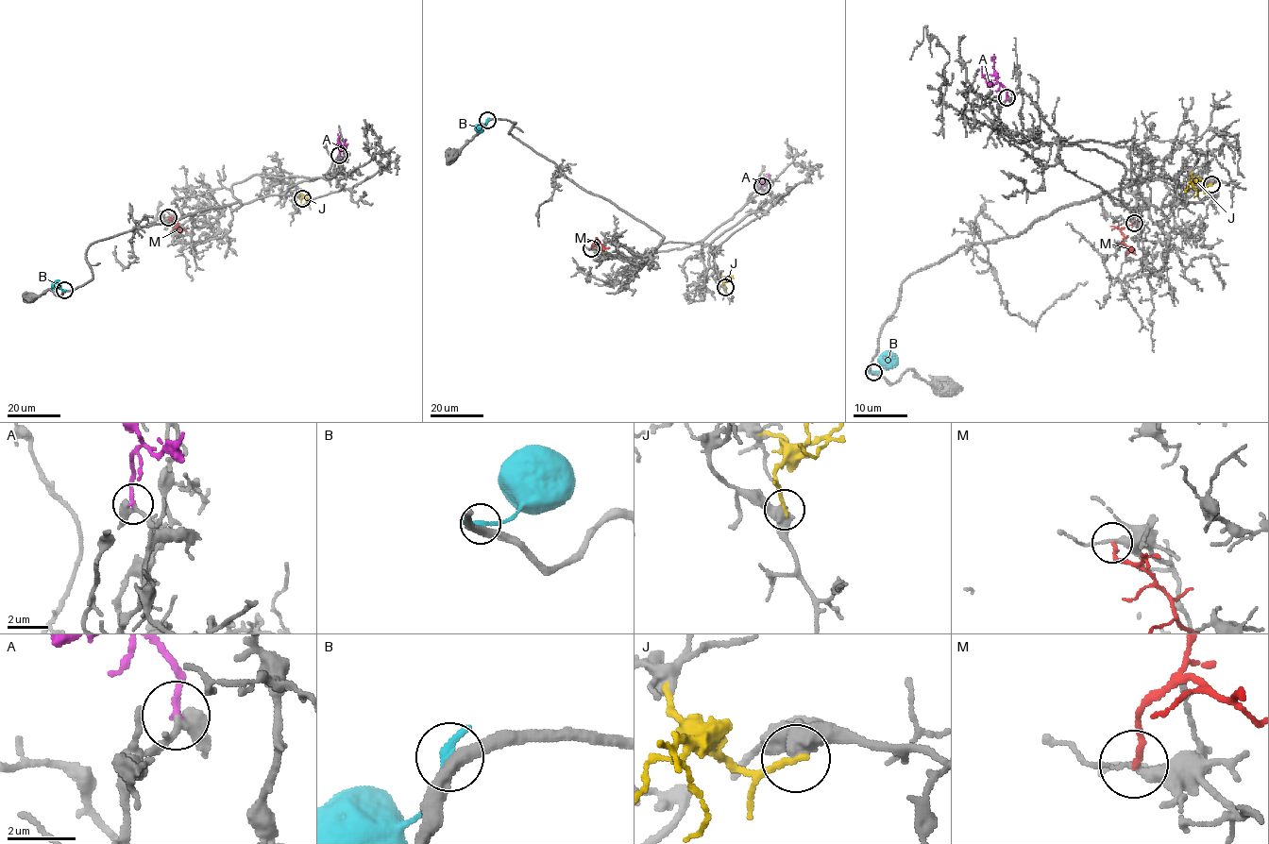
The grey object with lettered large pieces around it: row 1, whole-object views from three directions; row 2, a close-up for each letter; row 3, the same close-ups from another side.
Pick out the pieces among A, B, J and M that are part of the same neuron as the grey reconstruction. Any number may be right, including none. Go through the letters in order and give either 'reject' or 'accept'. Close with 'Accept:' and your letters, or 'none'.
A: accept
B: reject
J: reject
M: reject
Accept: A

